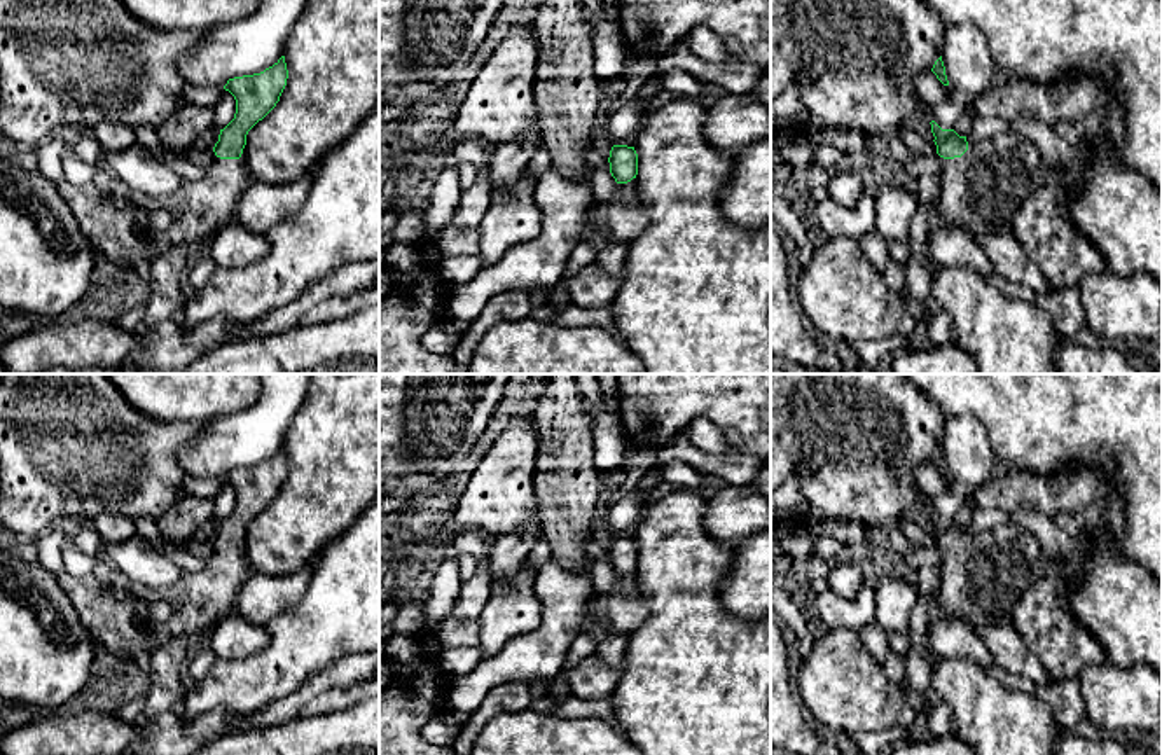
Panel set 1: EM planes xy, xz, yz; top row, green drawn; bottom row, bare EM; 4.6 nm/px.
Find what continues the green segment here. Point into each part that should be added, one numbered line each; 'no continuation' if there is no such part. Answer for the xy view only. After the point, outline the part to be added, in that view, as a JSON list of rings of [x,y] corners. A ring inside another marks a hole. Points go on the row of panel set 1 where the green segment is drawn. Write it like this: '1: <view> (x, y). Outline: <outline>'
1: xy (128, 228). Outline: [[[217,159],[203,180],[187,180],[166,196],[145,196],[129,189],[108,166],[98,164],[87,184],[79,187],[63,182],[59,194],[72,208],[82,234],[96,253],[121,267],[150,264],[171,246],[183,245],[194,252],[203,241],[234,220],[236,203],[250,182],[245,161]]]

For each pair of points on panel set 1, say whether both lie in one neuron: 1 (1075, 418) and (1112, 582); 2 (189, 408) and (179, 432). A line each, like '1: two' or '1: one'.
1: two
2: two

